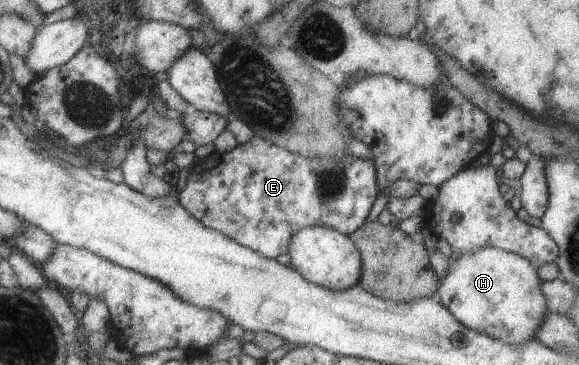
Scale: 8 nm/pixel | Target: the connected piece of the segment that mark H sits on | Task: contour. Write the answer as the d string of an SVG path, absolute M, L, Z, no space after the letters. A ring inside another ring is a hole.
M480 248L467 253L457 260L449 259L448 272L440 279L437 294L441 304L465 328L484 334L492 339L517 346L527 341L536 340L535 335L545 317L545 299L539 289L541 280L536 268L527 259L496 248Z

